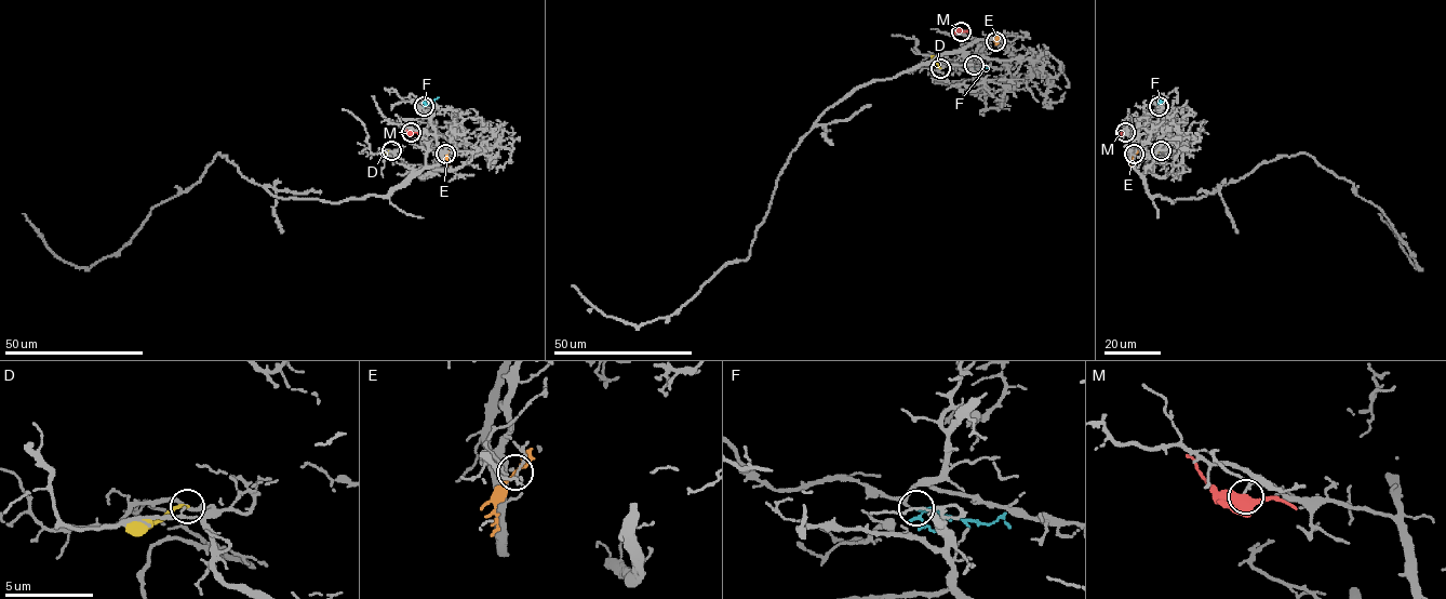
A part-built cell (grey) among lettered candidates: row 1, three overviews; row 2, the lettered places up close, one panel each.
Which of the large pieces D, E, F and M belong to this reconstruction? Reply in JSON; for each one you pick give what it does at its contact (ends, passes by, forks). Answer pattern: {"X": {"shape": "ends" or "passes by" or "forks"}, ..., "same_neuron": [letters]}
{"F": {"shape": "passes by"}, "same_neuron": ["F"]}

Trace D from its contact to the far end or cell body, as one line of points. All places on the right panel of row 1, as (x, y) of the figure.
D: (1162, 150), (1148, 155)

